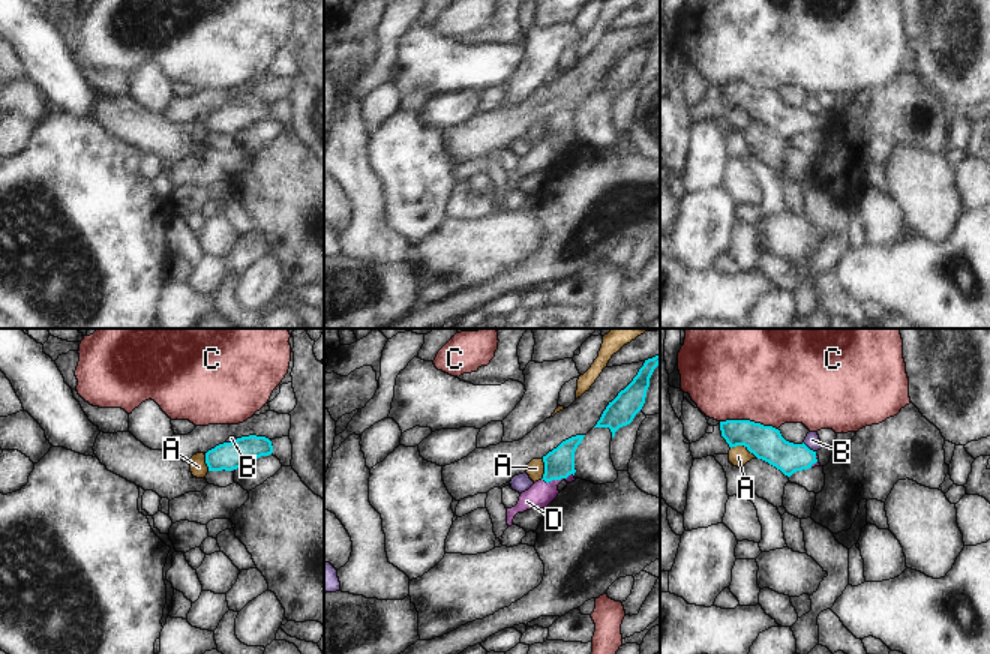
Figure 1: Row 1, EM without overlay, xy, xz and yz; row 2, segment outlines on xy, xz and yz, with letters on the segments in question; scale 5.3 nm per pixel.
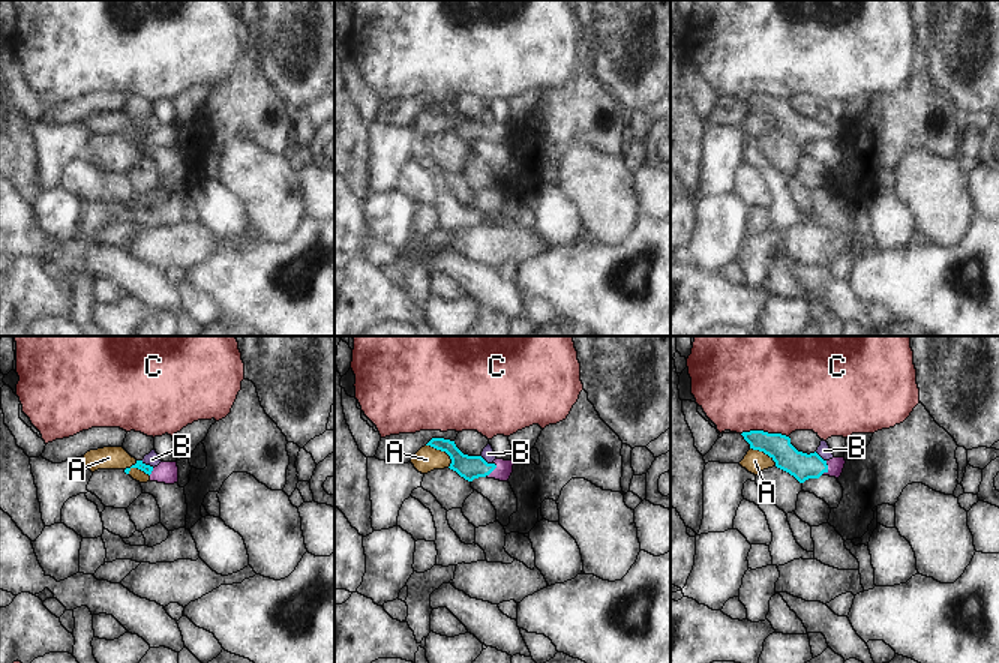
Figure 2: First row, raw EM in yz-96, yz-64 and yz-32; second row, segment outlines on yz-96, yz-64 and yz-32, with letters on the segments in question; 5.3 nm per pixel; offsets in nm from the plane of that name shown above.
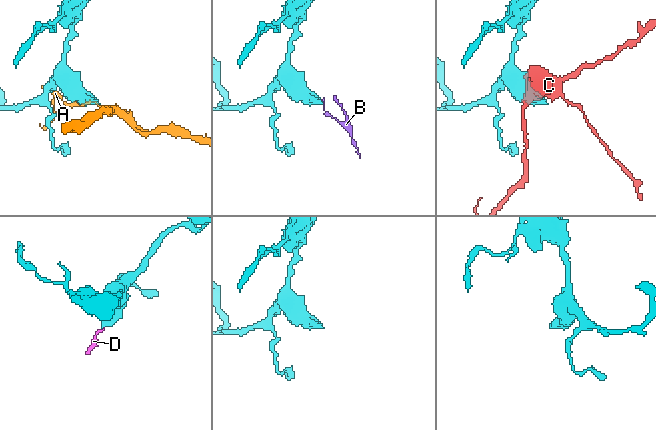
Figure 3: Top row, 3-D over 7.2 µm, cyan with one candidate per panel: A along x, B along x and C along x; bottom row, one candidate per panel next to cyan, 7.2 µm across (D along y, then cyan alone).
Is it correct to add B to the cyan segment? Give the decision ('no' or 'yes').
no

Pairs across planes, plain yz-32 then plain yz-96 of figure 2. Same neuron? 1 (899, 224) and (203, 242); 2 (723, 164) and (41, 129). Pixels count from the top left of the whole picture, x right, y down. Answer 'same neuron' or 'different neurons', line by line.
1: different neurons
2: same neuron

